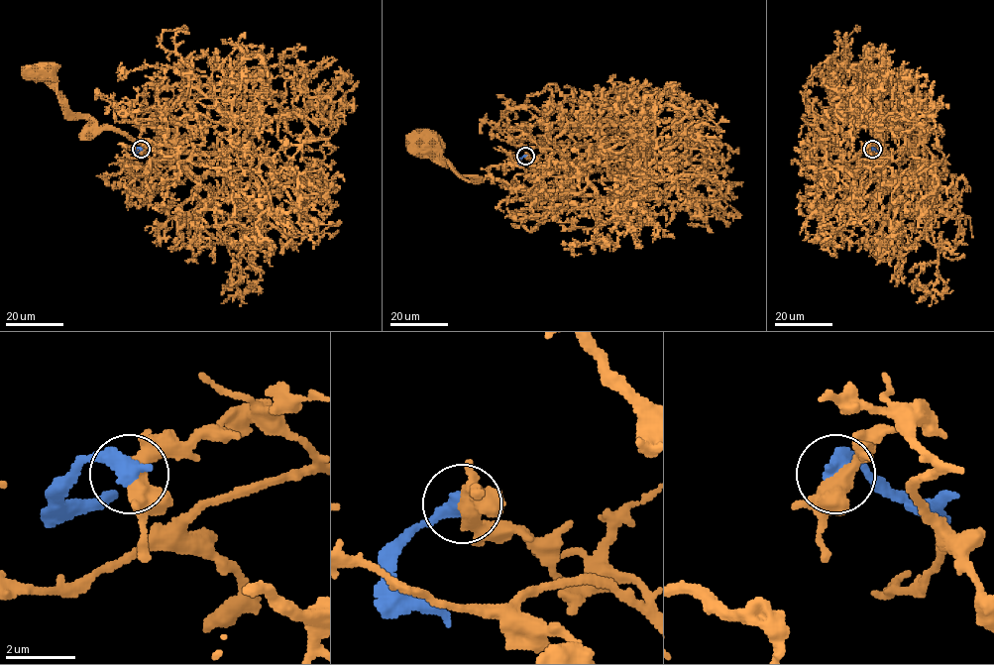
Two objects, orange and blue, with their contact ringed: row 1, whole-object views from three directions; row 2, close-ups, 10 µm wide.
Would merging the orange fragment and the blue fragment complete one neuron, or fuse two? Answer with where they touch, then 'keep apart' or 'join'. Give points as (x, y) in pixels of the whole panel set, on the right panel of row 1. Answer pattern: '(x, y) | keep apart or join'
(872, 149) | keep apart

